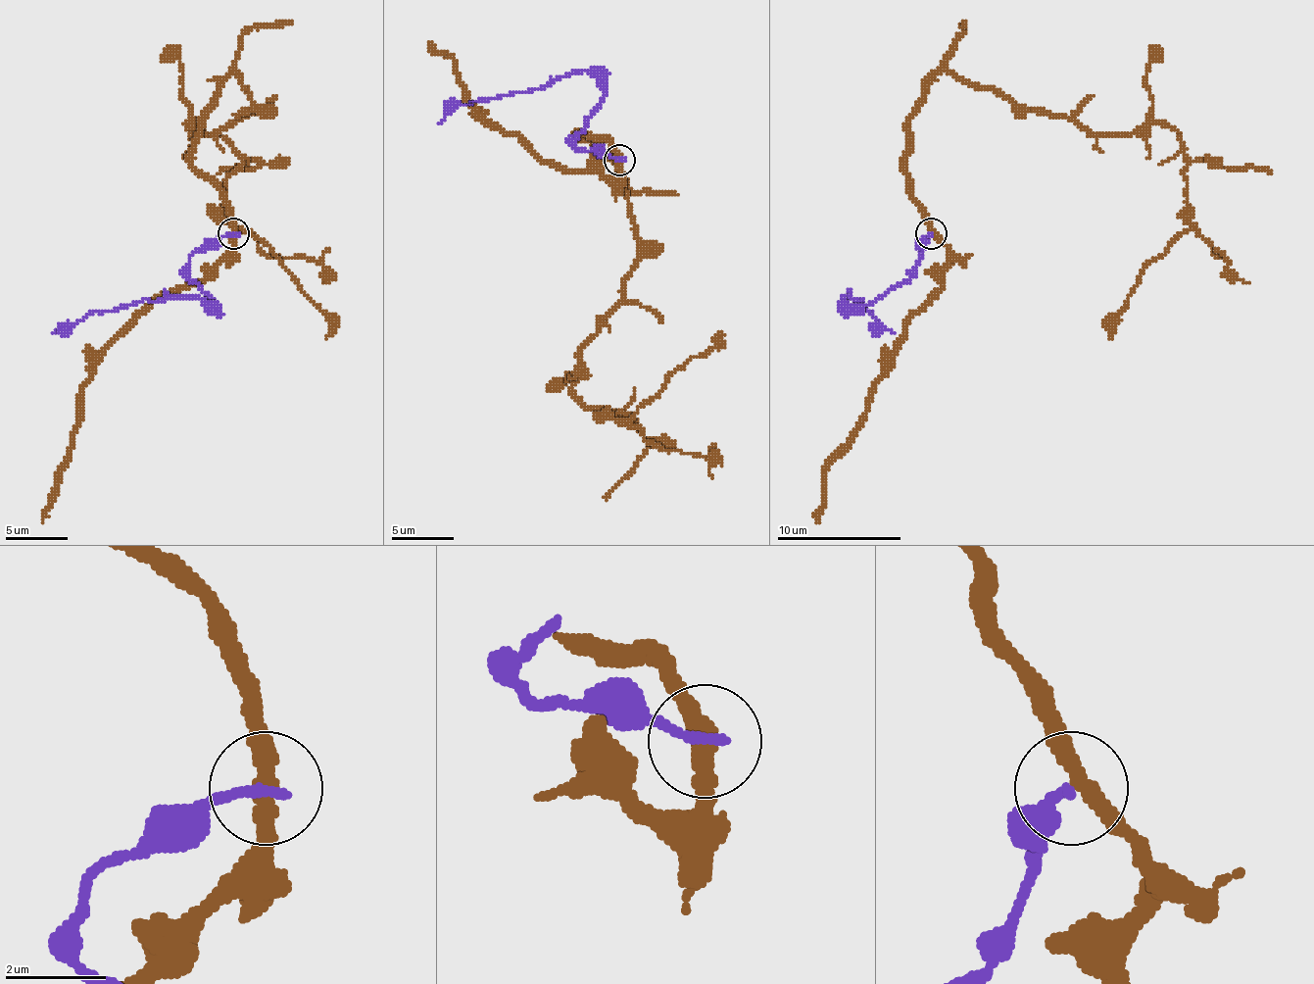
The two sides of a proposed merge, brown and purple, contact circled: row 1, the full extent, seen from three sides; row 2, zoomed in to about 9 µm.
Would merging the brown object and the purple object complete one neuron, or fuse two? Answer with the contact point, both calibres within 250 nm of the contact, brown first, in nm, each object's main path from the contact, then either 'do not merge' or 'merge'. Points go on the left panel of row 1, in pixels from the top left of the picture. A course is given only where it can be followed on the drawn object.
at (233, 233); 320 nm thick on the brown side, 240 nm on the other; brown runs (232, 233), (192, 165), (232, 71), (252, 108), (218, 133), (186, 123), (242, 161), (223, 208), (326, 339); purple runs (232, 233), (208, 239), (189, 264), (189, 276), (218, 305), (142, 298), (92, 311), (52, 332); do not merge

